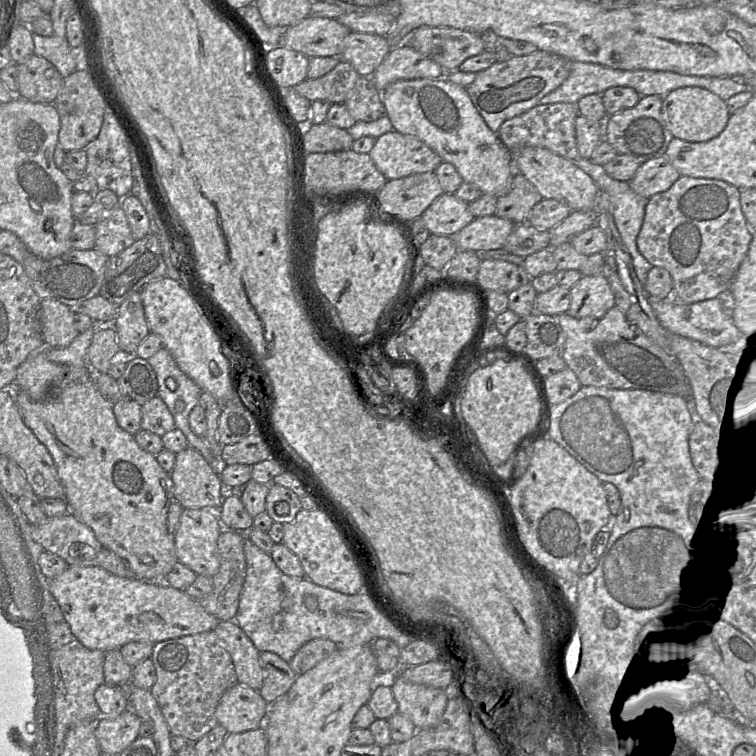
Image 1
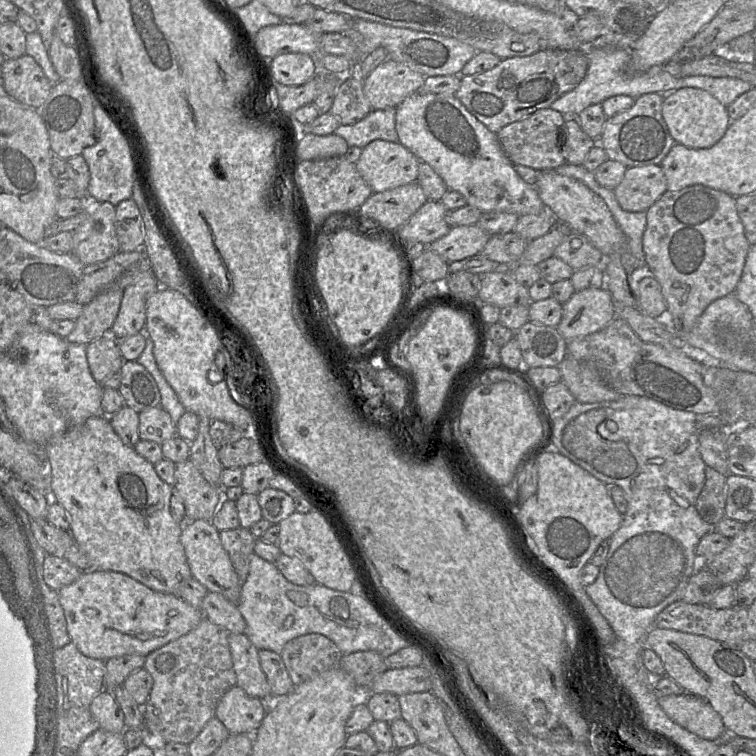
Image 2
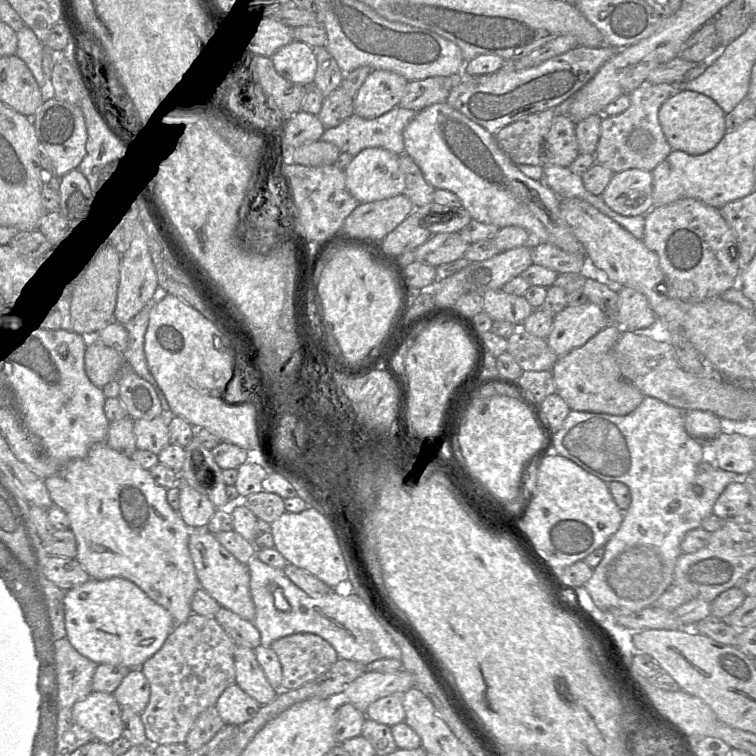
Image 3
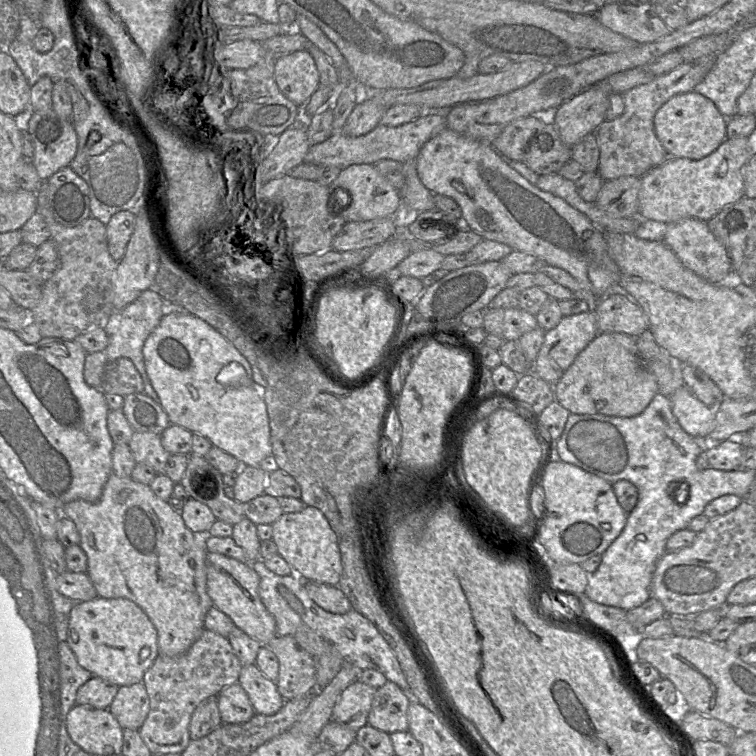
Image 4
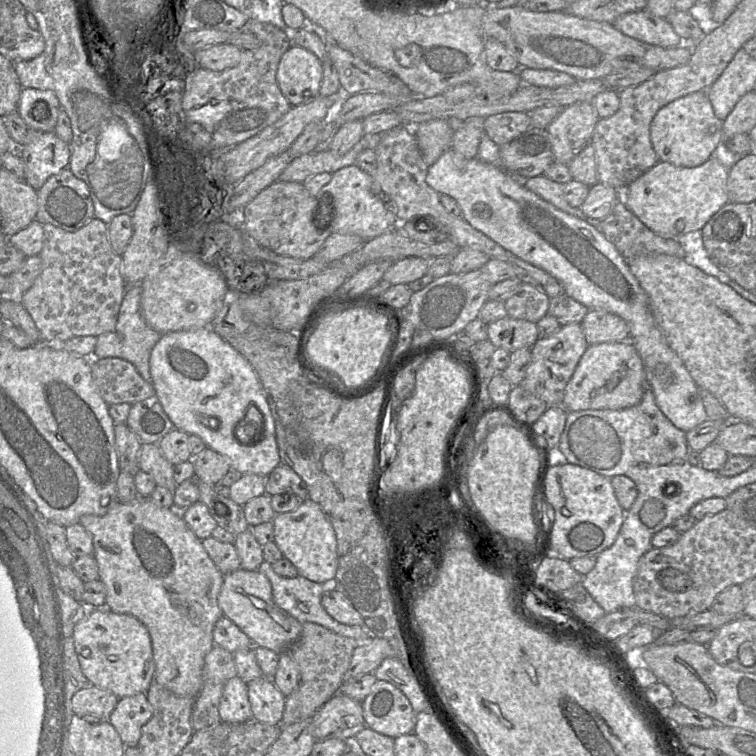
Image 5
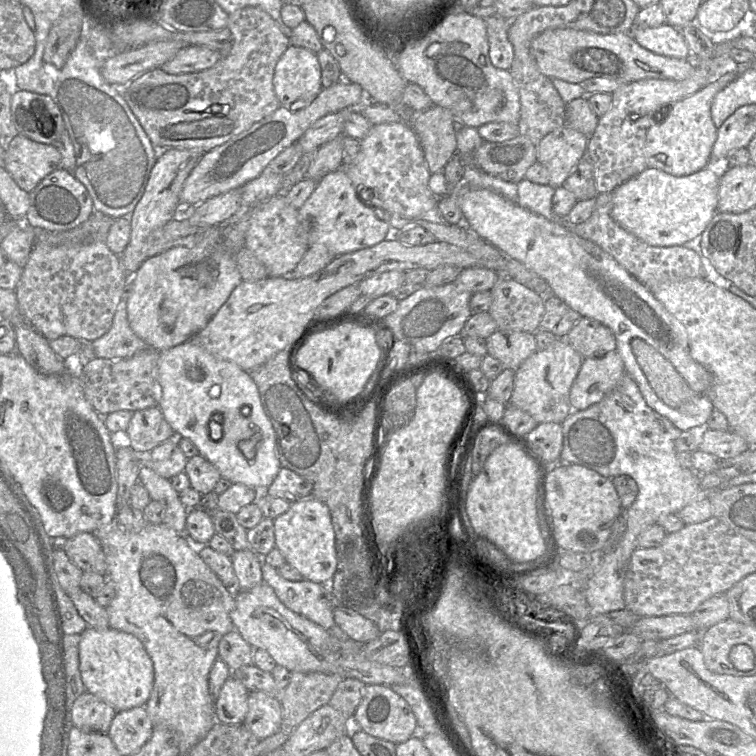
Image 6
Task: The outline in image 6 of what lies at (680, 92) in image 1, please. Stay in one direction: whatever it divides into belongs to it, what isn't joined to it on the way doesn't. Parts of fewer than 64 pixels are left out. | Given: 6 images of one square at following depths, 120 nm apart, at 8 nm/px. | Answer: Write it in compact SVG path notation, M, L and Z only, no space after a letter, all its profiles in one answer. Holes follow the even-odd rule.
M737 63L717 81L674 103L662 112L646 133L645 157L648 168L657 168L673 176L687 176L708 165L718 128L711 117L716 94L754 63Z

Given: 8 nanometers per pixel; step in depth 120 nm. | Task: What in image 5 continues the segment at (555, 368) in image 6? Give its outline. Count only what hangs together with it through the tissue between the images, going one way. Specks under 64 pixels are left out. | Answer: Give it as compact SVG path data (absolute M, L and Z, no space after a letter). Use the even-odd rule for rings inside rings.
M581 323L563 325L551 336L539 337L531 347L531 360L525 377L519 385L529 393L545 401L548 407L561 405L565 386L588 346Z

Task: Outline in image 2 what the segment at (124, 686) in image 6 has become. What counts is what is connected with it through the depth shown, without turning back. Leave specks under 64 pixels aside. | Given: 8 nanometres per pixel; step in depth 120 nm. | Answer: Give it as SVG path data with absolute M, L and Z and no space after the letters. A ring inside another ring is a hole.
M82 571L77 580L59 590L59 599L72 643L85 656L103 661L130 654L146 657L193 630L204 618L201 609L192 607L178 595L156 592L130 576L115 571Z

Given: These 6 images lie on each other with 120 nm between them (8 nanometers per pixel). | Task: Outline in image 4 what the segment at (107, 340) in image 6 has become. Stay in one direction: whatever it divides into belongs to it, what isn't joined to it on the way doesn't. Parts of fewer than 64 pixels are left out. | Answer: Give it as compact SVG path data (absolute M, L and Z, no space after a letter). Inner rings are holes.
M147 289L125 308L120 311L114 311L108 321L104 324L104 330L108 337L108 345L102 352L106 354L109 360L116 360L119 358L128 358L131 360L143 380L144 393L160 406L161 400L154 390L146 372L142 349L146 339L159 325L162 317L165 314L172 312L187 311L181 306L165 301L158 292L152 289Z

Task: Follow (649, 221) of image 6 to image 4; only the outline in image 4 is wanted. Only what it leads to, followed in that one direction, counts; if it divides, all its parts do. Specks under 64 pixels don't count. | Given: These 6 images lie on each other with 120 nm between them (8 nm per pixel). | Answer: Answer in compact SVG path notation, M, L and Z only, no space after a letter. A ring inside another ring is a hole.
M739 137L725 138L715 151L700 160L668 157L641 177L639 217L666 224L687 218L707 222L725 206L744 196L741 168L751 156L748 137Z

